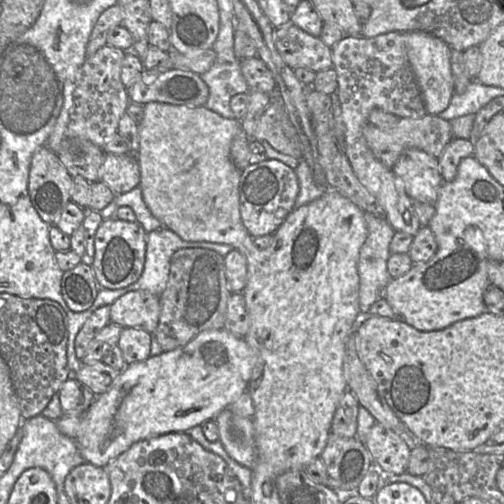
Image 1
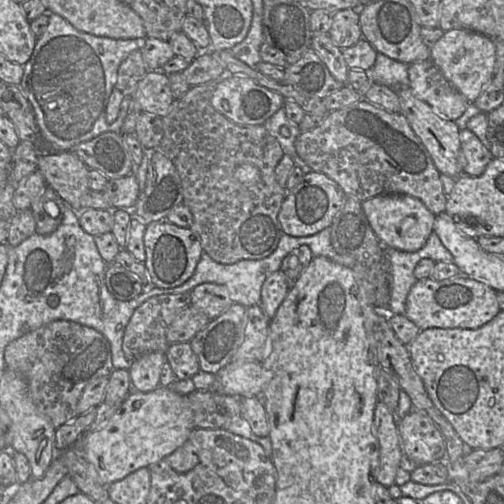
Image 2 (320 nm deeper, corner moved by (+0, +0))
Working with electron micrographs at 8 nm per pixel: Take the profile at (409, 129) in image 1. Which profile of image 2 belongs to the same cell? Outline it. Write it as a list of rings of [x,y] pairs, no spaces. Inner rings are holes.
[[[361,99],[350,106],[329,111],[320,125],[298,135],[295,149],[313,171],[325,174],[343,189],[346,196],[355,197],[360,202],[382,194],[404,194],[421,200],[435,215],[445,212],[448,197],[443,191],[441,174],[407,118],[400,112],[391,113]]]

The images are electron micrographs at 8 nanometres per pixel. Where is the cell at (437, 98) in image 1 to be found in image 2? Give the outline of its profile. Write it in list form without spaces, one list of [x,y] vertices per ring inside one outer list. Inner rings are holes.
[[[451,29],[429,46],[430,61],[441,71],[443,76],[467,98],[470,103],[480,95],[494,74],[496,63],[495,41],[483,34],[466,30]]]

